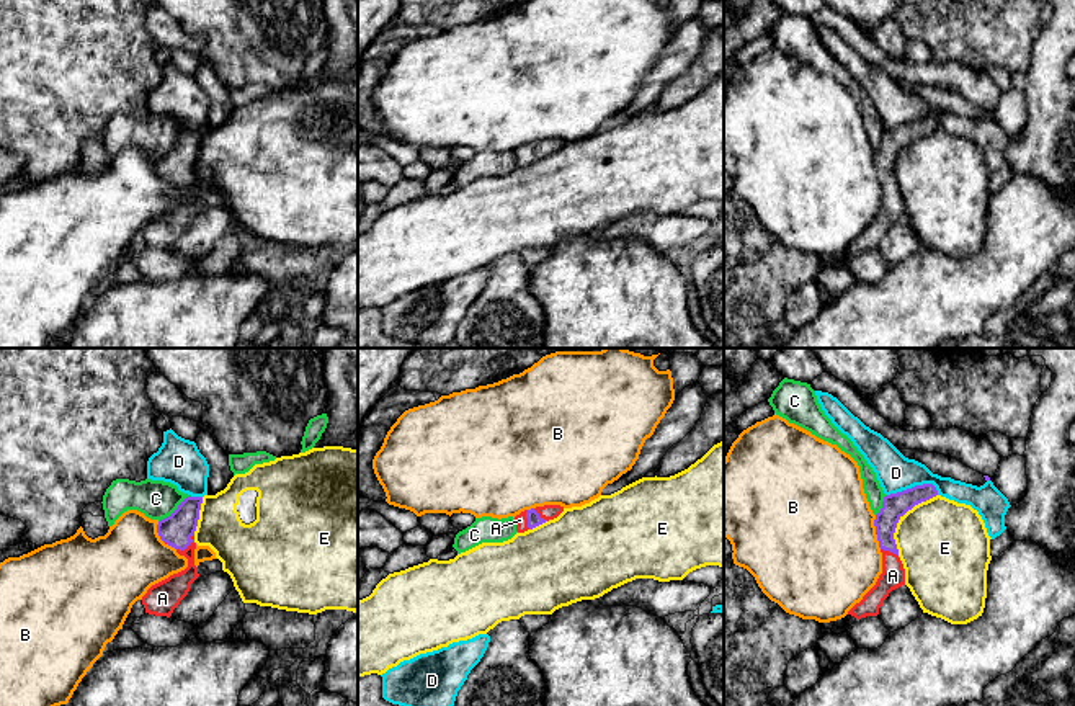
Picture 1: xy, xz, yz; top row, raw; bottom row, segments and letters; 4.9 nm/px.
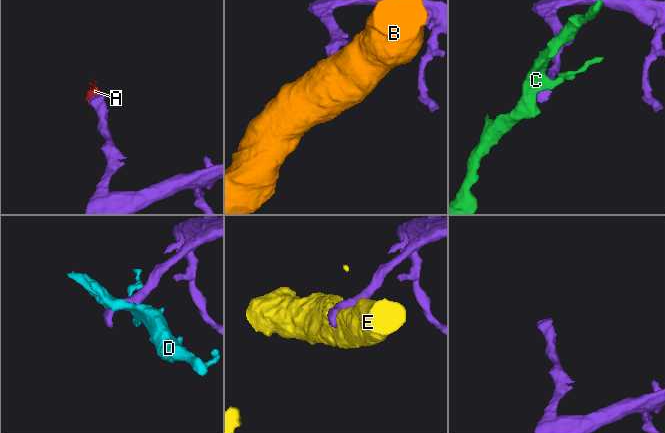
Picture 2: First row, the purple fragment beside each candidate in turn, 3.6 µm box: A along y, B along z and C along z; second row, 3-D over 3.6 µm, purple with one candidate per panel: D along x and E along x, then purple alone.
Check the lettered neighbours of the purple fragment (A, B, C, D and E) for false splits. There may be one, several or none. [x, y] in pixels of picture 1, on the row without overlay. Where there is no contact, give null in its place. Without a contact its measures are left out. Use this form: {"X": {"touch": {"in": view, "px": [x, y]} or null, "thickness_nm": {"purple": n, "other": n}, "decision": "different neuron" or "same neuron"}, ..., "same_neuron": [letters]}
{"A": {"touch": {"in": "xy", "px": [187, 180]}, "thickness_nm": {"purple": 160, "other": 140}, "decision": "same neuron"}, "B": {"touch": {"in": "xy", "px": [157, 165]}, "thickness_nm": {"purple": 160, "other": 360}, "decision": "different neuron"}, "C": {"touch": {"in": "xy", "px": [175, 144]}, "thickness_nm": {"purple": 160, "other": 190}, "decision": "different neuron"}, "D": {"touch": {"in": "yz", "px": [912, 121]}, "thickness_nm": {"purple": 120, "other": 190}, "decision": "different neuron"}, "E": {"touch": {"in": "yz", "px": [899, 152]}, "thickness_nm": {"purple": 120, "other": 440}, "decision": "different neuron"}, "same_neuron": ["A"]}

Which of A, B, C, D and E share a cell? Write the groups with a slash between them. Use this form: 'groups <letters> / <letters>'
groups A / B / C / D / E

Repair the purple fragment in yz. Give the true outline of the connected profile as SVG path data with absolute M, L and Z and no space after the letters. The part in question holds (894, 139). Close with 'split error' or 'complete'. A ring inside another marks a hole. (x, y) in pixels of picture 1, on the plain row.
M933 118L915 119L912 123L884 131L882 142L876 149L874 160L882 186L882 208L876 219L856 237L845 252L836 253L832 263L822 263L823 268L843 268L861 252L877 250L879 242L889 227L905 219L905 203L899 191L894 167L899 154L915 139L938 129Z; split error

